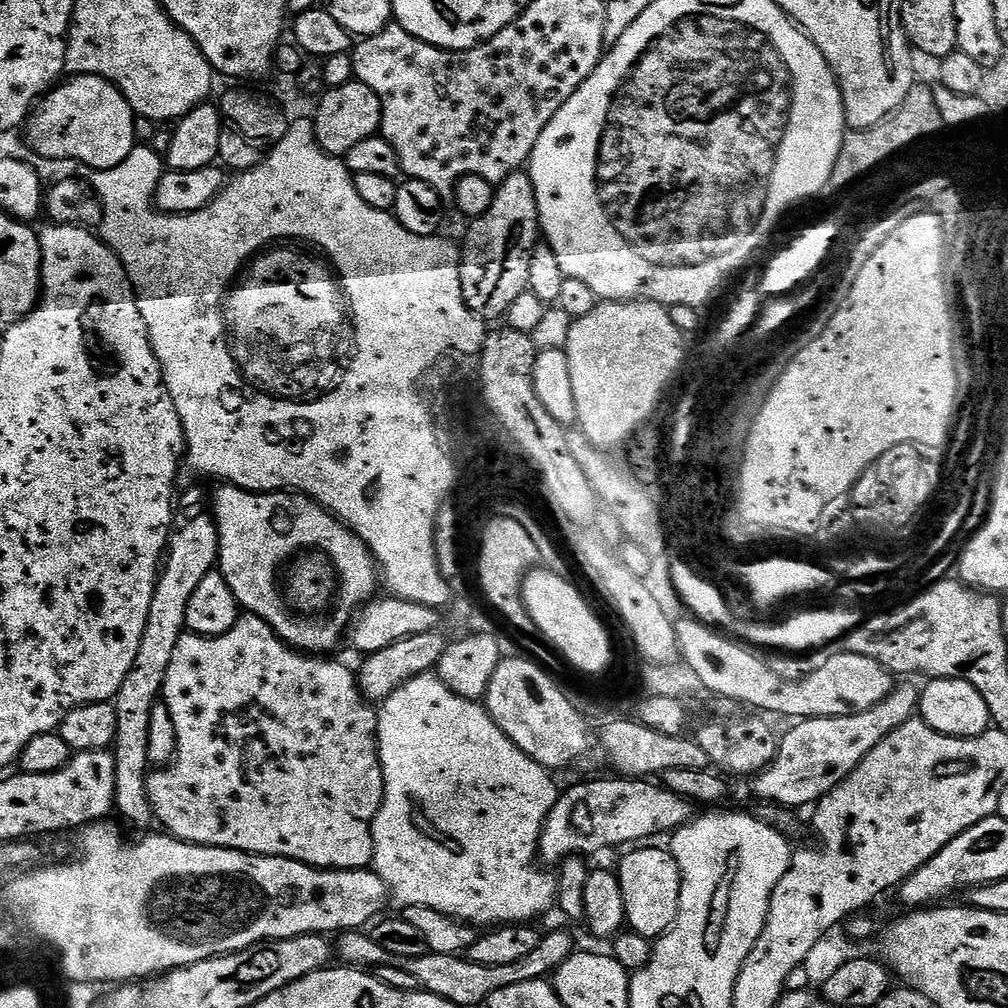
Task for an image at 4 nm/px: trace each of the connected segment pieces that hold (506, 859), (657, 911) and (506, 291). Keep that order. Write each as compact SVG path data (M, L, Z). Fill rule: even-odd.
M435 674L412 676L394 694L390 694L379 705L376 721L376 743L380 746L380 765L384 771L384 802L380 812L372 823L372 851L371 871L382 878L388 888L388 895L393 905L400 904L401 909L414 906L430 906L430 910L442 910L442 914L462 920L465 924L481 926L507 926L521 922L535 921L535 916L548 912L558 900L558 880L538 863L538 849L540 835L544 829L546 818L550 810L556 805L558 787L552 781L553 773L544 768L534 758L530 758L490 718L483 703L467 700L454 694Z
M636 846L620 860L618 875L622 902L626 902L626 924L631 931L655 941L676 923L680 912L680 867L667 847Z
M524 170L512 172L501 184L495 185L490 210L486 210L486 214L475 217L469 224L472 225L469 226L468 233L464 236L460 266L460 281L466 306L485 322L496 320L499 316L500 319L507 317L510 306L514 306L514 298L528 291L530 254L538 243L540 232L540 215L532 177Z

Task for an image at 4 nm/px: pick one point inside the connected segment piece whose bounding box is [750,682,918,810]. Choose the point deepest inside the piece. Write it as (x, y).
(818, 753)

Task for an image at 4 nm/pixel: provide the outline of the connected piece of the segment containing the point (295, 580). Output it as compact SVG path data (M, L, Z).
M225 483L217 490L216 496L211 497L210 507L212 515L216 517L216 529L220 539L220 559L218 571L226 578L230 590L234 590L234 598L240 603L245 613L262 618L271 626L285 644L290 645L305 654L332 654L340 644L340 639L345 639L350 625L357 611L364 607L369 600L377 595L376 580L378 584L378 565L372 559L372 551L362 542L360 536L350 531L342 521L336 519L327 508L323 508L317 500L302 496L291 490L287 492L247 492L244 488L237 488L235 484Z

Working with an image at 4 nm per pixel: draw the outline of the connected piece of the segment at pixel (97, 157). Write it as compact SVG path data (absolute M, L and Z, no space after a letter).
M76 74L68 79L31 111L24 128L28 144L46 160L74 160L86 164L91 171L113 169L137 147L138 118L125 96L101 76Z

